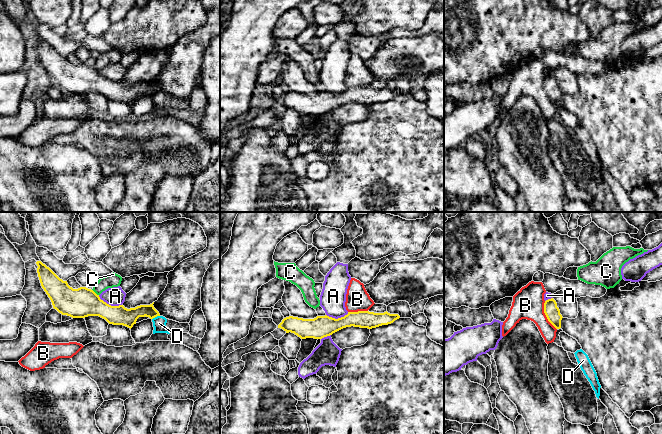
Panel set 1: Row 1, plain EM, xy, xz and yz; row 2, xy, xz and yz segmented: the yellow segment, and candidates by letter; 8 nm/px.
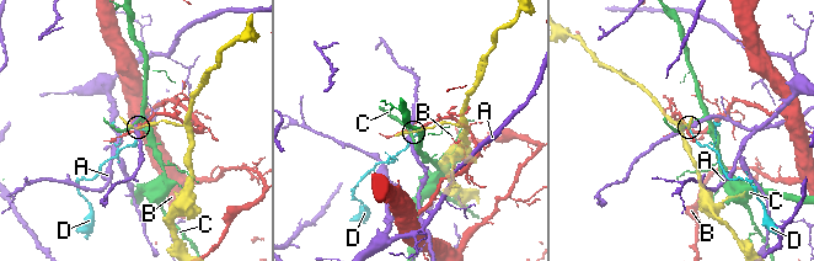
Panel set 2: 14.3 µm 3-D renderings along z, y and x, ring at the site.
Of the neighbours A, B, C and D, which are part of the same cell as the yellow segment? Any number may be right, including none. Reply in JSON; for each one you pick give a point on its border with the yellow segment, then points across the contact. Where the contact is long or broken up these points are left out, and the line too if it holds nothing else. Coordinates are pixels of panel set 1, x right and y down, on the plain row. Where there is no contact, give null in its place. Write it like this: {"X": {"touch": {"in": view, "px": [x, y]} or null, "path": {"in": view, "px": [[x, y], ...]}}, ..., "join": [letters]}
{"join": []}

